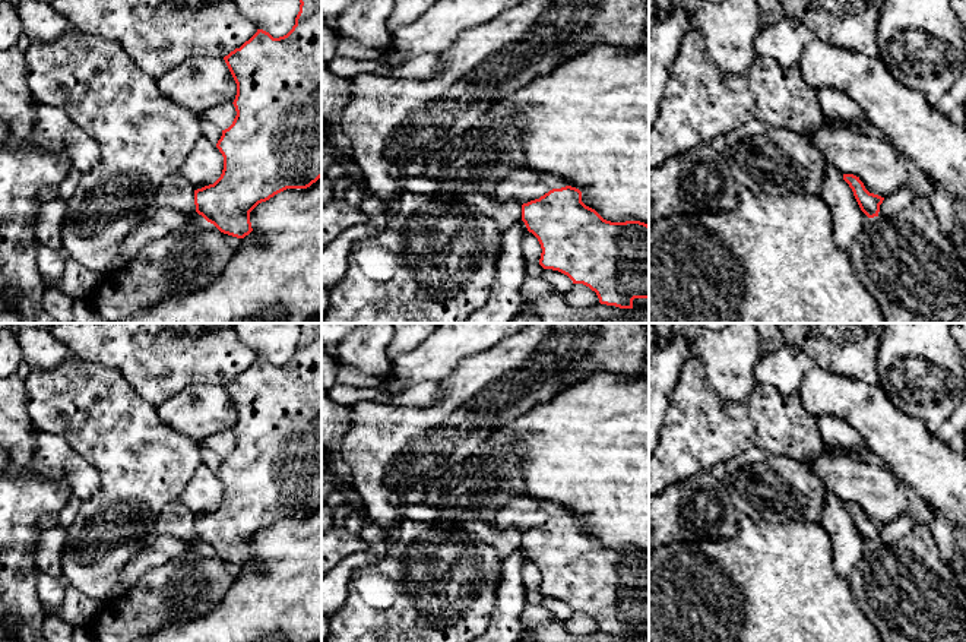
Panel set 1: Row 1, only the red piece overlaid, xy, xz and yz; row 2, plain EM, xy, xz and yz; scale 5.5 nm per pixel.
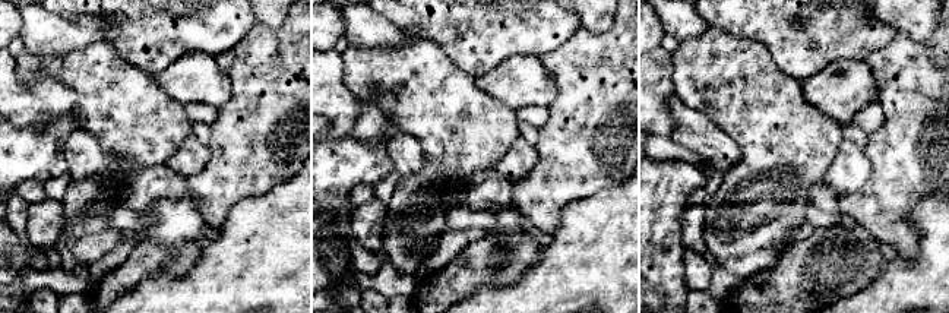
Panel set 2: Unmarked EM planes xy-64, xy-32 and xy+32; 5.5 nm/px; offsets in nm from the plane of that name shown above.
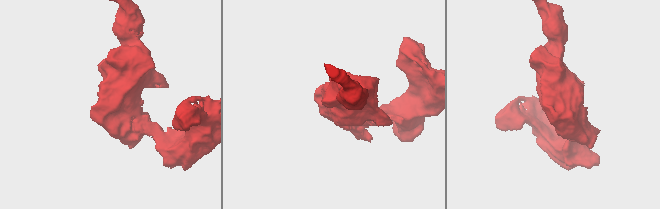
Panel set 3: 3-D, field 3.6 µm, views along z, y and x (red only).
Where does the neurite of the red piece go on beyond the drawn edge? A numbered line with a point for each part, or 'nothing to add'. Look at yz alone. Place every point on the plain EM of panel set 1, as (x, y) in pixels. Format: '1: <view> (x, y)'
nothing to add

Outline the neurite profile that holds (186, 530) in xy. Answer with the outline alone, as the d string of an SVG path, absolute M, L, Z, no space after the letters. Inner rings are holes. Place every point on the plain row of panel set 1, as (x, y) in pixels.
M181 503L168 505L155 524L158 535L174 535L186 541L196 541L194 515Z

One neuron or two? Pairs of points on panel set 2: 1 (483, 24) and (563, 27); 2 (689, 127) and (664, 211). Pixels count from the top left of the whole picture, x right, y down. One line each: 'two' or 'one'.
1: one
2: two

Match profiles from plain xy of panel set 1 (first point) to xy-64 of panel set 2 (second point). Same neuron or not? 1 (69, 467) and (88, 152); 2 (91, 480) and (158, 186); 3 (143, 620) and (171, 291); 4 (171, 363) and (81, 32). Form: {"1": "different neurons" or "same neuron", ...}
{"1": "same neuron", "2": "same neuron", "3": "different neurons", "4": "different neurons"}

